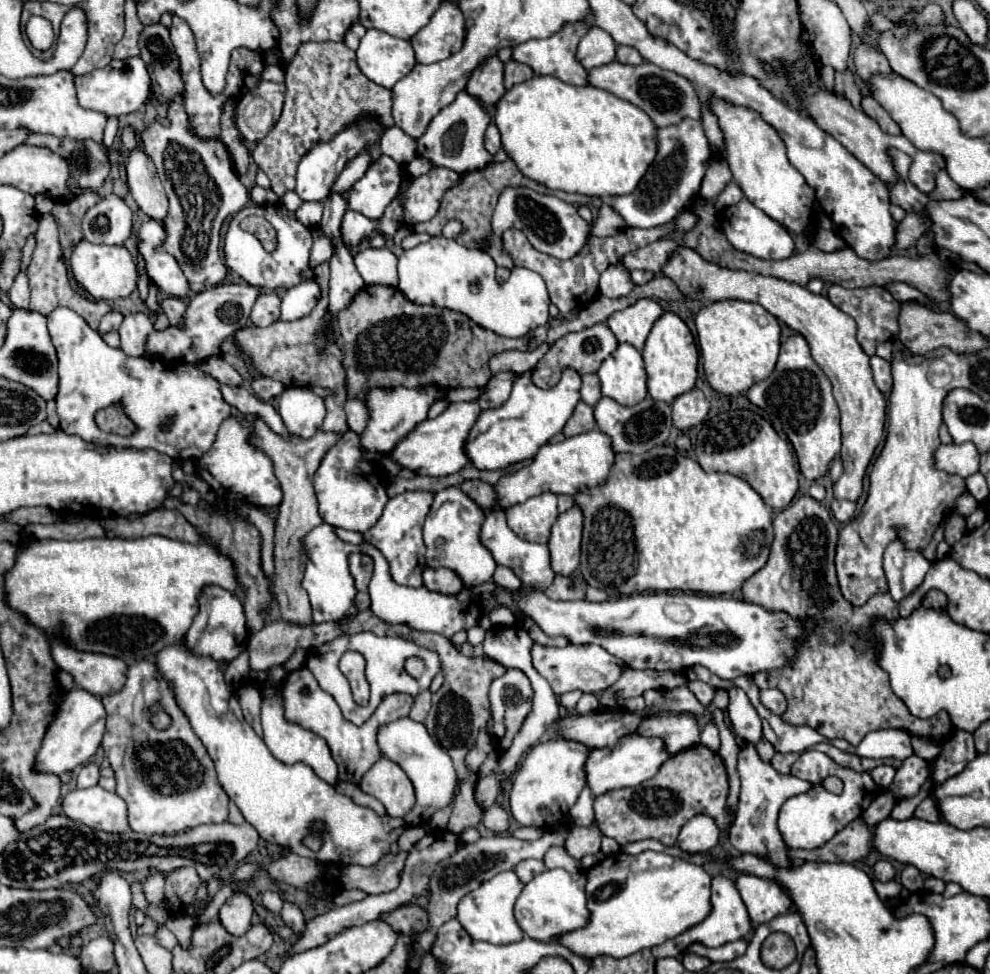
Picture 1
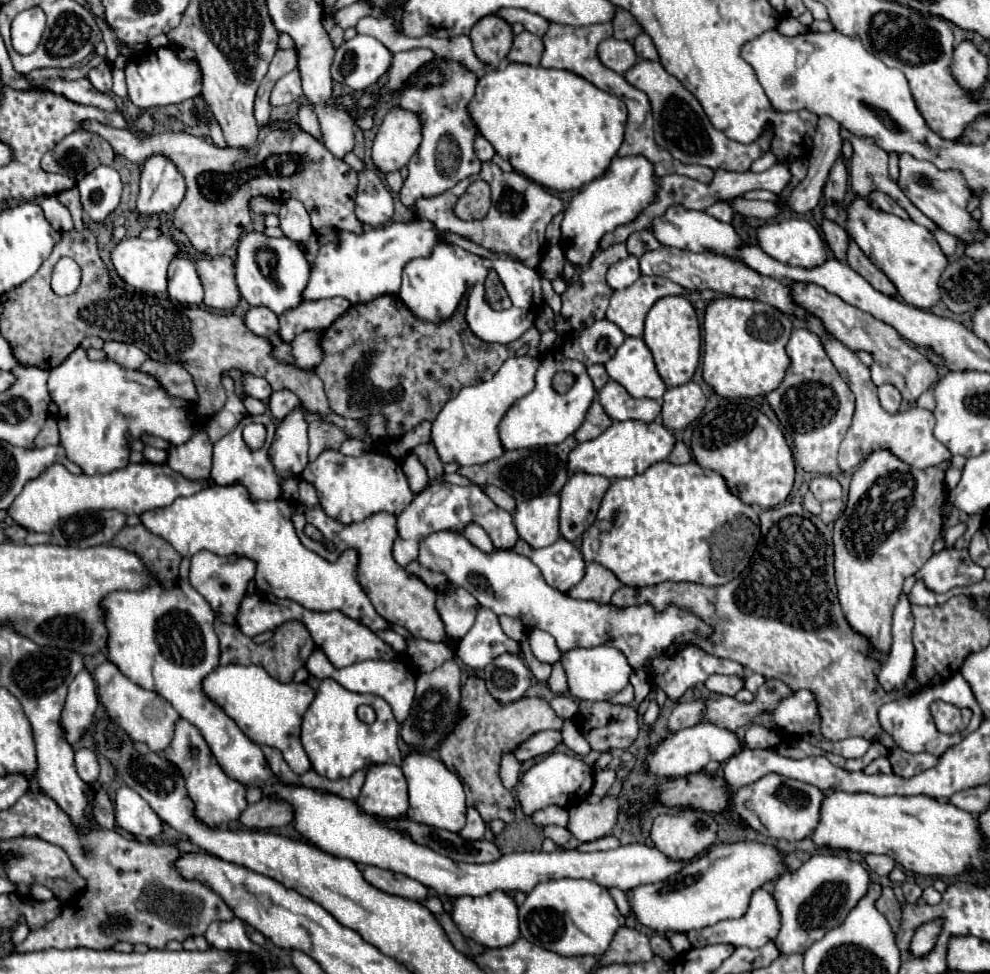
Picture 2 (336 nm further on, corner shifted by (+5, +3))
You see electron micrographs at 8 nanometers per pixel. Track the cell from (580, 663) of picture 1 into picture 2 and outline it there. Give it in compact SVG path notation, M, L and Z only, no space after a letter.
M593 647L593 649L573 649L561 657L563 669L567 673L569 691L579 701L607 701L617 695L627 683L633 669L629 667L625 655L615 647Z

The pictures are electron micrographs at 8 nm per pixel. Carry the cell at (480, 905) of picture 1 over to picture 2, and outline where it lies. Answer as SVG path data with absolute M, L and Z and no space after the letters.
M491 891L483 897L457 897L453 903L451 917L457 929L485 947L507 947L519 939L519 921L517 921L517 903L505 891Z

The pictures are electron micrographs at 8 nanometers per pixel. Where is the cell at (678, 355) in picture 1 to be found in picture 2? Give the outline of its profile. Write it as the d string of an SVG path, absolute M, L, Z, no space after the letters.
M665 297L659 299L653 305L653 311L649 311L649 319L645 319L645 333L643 341L647 343L649 351L653 353L655 367L667 387L679 387L681 383L691 381L697 365L699 365L699 351L701 351L701 331L699 321L695 315L693 305L681 297Z

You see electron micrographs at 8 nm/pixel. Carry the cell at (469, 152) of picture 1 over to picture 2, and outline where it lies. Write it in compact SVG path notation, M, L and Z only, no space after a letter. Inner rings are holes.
M433 57L431 61L427 61L425 65L421 65L415 71L415 75L409 79L409 85L405 87L403 93L395 95L389 103L386 103L378 111L375 115L374 126L369 131L364 132L364 164L377 171L371 158L371 149L377 131L389 109L399 104L405 109L411 109L411 111L419 113L419 117L423 121L423 141L421 141L417 153L411 157L411 161L407 165L409 167L409 177L403 183L401 193L399 193L405 207L413 207L413 203L421 195L437 195L441 191L451 189L461 179L467 179L467 177L481 171L481 161L477 159L477 155L473 151L473 139L477 135L477 127L475 127L475 123L473 123L473 119L467 111L467 105L471 103L471 99L475 95L477 81L479 81L477 73L467 69L463 63L453 61L453 59ZM433 69L437 69L443 75L443 81L439 85L417 87L415 77L417 75L427 75Z

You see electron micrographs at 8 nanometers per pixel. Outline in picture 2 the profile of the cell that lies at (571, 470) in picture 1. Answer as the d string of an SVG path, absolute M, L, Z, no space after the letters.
M613 421L599 437L579 443L567 457L567 473L591 473L603 475L607 479L635 477L649 469L651 465L669 457L675 445L675 437L659 423L637 423L637 421Z

